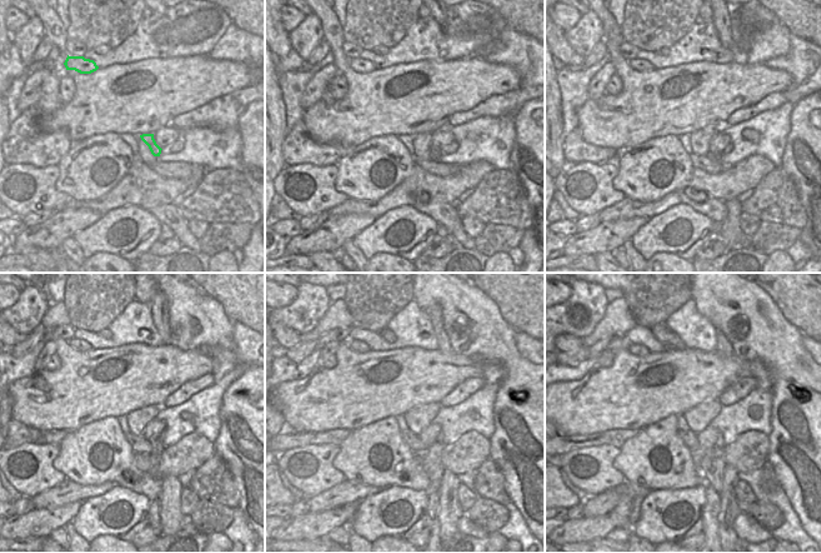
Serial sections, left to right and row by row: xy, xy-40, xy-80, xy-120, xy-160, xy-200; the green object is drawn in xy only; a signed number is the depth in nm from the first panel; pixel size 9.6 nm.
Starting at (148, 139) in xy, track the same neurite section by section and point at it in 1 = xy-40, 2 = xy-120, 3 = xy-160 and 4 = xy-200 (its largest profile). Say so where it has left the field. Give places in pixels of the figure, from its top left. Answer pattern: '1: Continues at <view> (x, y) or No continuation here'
1: Continues at xy-40 (434, 154)
2: Continues at xy-120 (156, 446)
3: Continues at xy-160 (431, 464)
4: Continues at xy-200 (711, 467)

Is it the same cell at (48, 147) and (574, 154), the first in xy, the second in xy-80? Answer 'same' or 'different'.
same

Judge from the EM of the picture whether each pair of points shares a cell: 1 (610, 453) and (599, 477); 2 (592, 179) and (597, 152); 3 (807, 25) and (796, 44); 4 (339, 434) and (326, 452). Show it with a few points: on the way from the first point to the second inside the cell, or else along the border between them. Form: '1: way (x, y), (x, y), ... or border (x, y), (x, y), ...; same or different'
1: way (604, 459), (600, 471); same
2: border (616, 163), (580, 162), (567, 165); different
3: border (790, 33), (807, 41); different
4: border (338, 446), (305, 444), (303, 447); different

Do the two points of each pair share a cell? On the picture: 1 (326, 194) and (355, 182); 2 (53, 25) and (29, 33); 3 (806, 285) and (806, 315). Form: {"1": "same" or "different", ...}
{"1": "different", "2": "different", "3": "same"}

